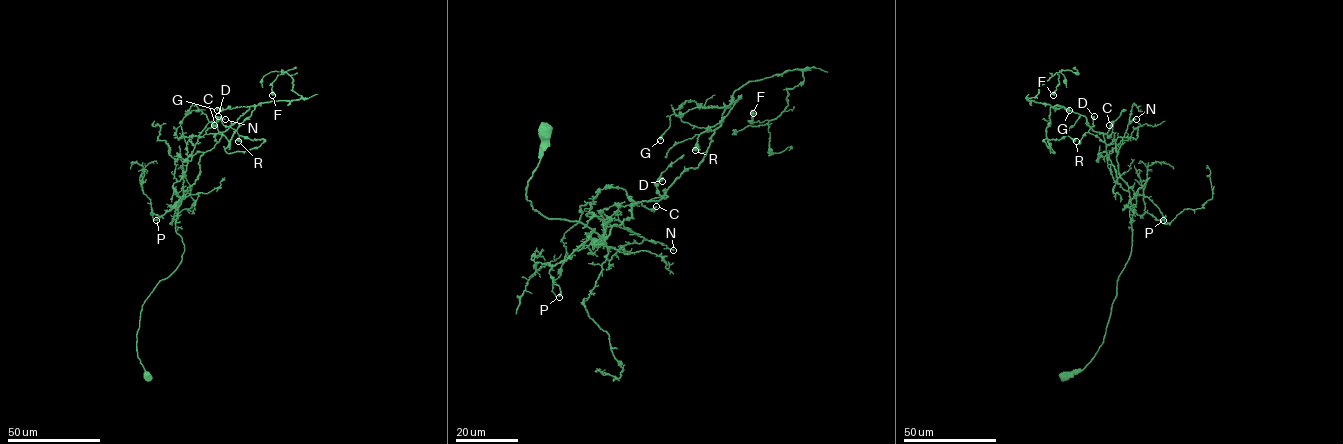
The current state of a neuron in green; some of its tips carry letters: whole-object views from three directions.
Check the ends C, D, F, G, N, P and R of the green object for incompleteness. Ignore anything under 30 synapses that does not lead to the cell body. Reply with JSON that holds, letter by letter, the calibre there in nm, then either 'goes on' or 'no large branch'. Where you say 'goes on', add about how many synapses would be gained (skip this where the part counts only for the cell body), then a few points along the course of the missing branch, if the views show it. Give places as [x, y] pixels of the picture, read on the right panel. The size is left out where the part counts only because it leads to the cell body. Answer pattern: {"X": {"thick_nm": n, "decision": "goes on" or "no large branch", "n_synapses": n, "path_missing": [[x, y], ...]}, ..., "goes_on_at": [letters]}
{"C": {"thick_nm": 340, "decision": "no large branch"}, "D": {"thick_nm": 550, "decision": "no large branch"}, "F": {"thick_nm": 600, "decision": "no large branch"}, "G": {"thick_nm": 360, "decision": "no large branch"}, "N": {"thick_nm": 200, "decision": "no large branch"}, "P": {"thick_nm": 550, "decision": "goes on", "n_synapses": 50, "path_missing": [[1163, 220], [1158, 190], [1177, 172], [1180, 160], [1191, 166], [1189, 180]]}, "R": {"thick_nm": 550, "decision": "no large branch"}, "goes_on_at": ["P"]}

